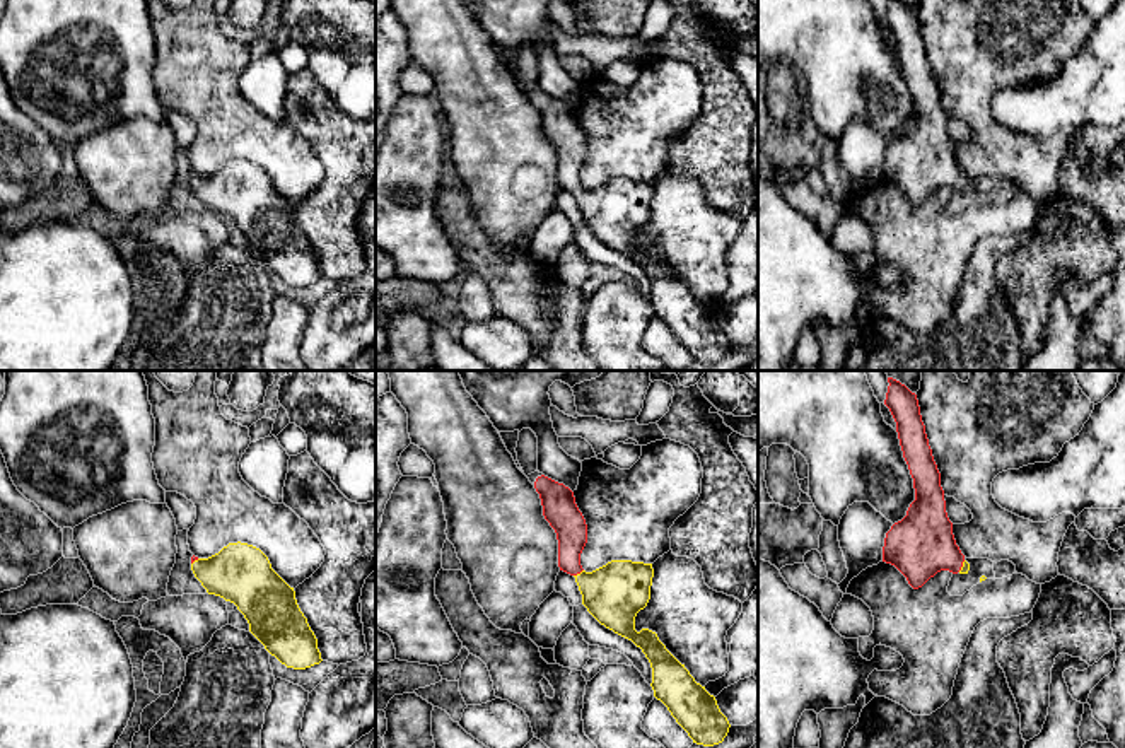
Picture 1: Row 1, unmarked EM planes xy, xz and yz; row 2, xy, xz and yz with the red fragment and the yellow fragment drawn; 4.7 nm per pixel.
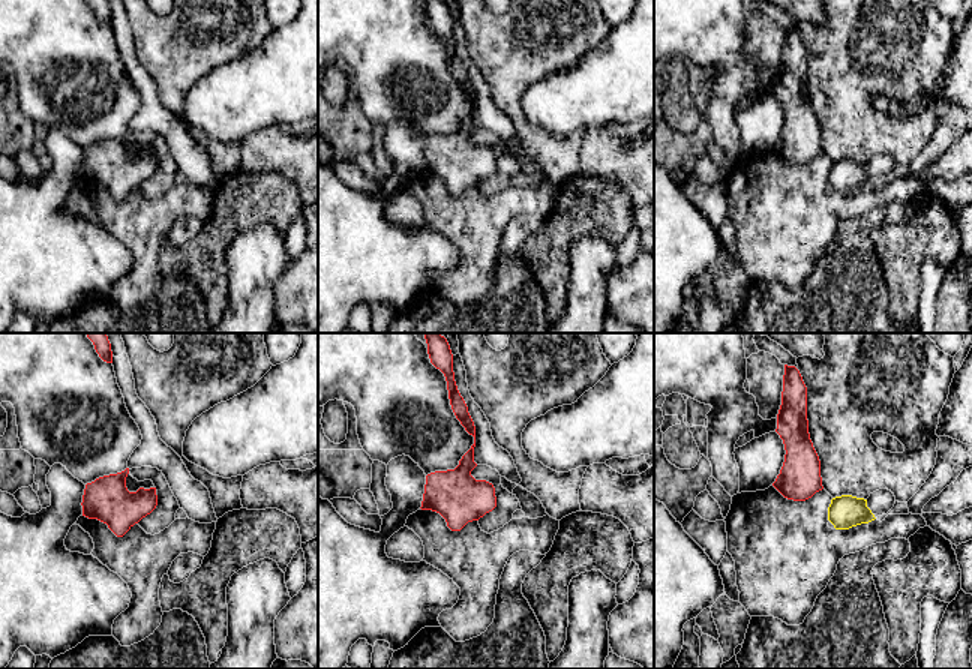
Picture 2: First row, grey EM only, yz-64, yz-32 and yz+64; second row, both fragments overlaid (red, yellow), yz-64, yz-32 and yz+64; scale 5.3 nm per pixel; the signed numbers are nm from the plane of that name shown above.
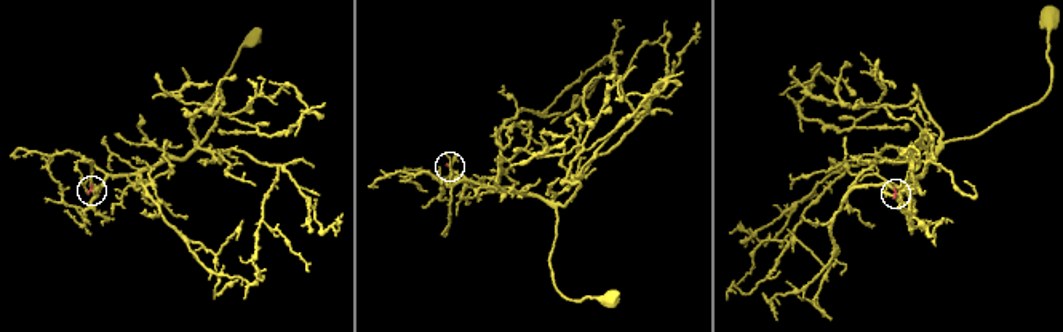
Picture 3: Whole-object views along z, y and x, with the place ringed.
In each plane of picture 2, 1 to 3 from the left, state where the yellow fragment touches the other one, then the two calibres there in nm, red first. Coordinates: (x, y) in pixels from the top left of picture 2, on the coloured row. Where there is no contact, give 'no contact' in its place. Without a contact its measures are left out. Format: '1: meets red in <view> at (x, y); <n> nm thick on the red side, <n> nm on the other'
1: no contact
2: no contact
3: no contact

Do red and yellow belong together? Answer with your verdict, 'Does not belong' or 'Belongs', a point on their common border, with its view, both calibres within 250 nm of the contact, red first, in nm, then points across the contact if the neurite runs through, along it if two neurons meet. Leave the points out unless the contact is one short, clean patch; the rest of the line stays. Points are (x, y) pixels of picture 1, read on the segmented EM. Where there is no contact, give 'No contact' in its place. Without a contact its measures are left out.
Belongs. Touches red at xz (577, 572). Thickness 150 nm (red) against 280 nm. Path across: xz (571, 528), (571, 564), (577, 572), (593, 586), (615, 593)

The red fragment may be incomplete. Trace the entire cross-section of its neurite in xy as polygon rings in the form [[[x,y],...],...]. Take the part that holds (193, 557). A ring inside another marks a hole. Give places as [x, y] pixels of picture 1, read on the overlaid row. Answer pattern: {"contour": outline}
{"contour": [[[241,541],[229,543],[208,558],[193,555],[191,570],[208,594],[237,606],[249,632],[282,664],[306,669],[323,661],[294,587],[271,569],[259,548]]]}

